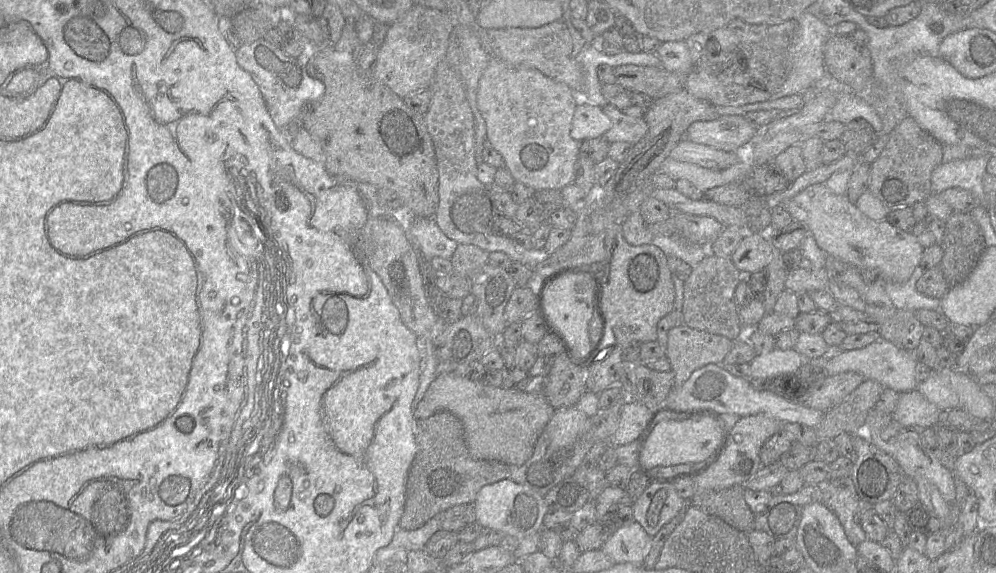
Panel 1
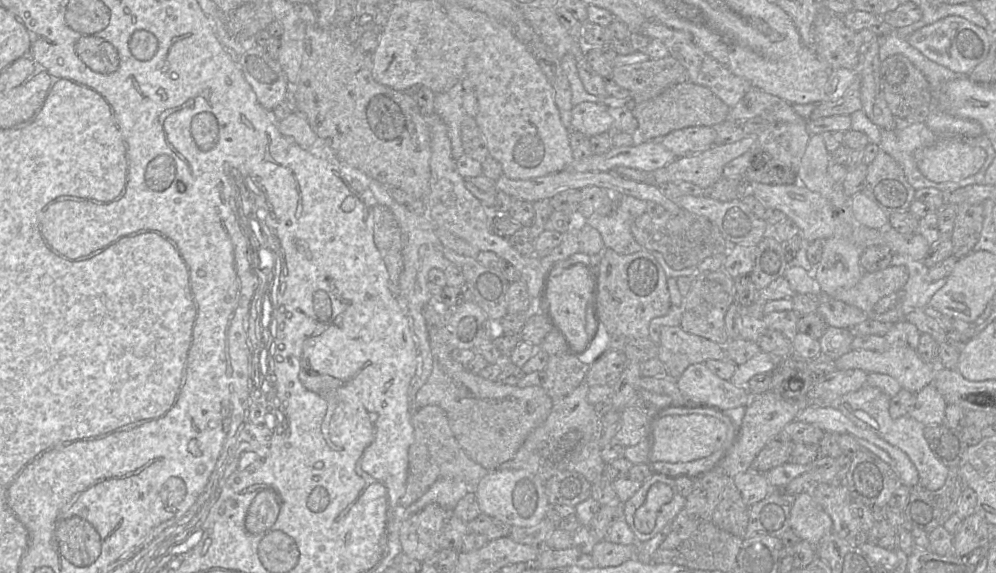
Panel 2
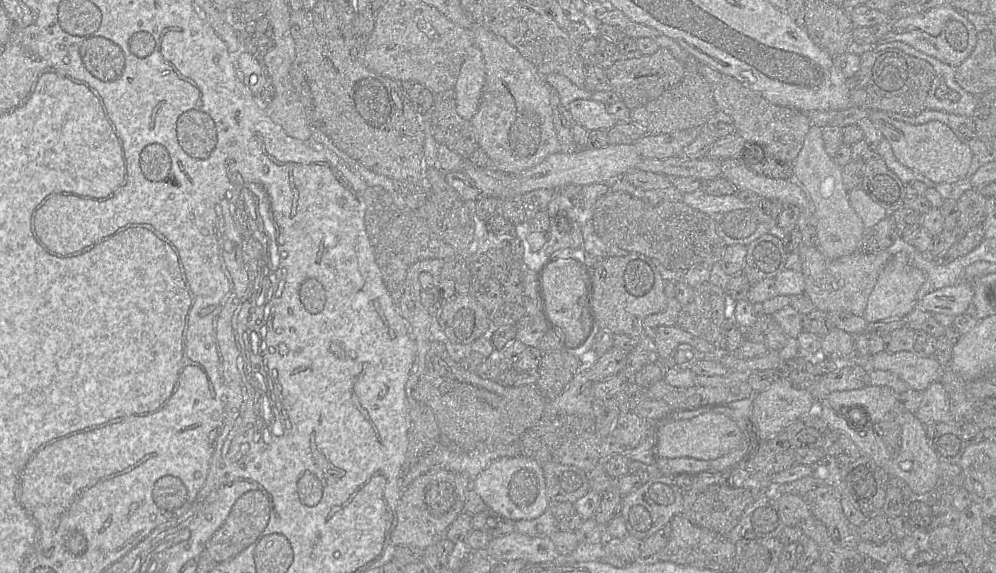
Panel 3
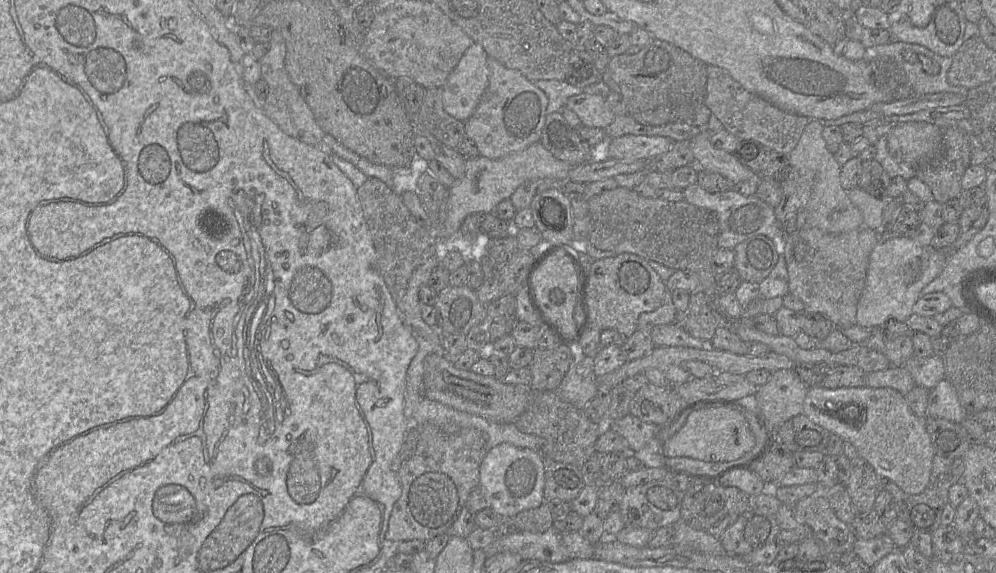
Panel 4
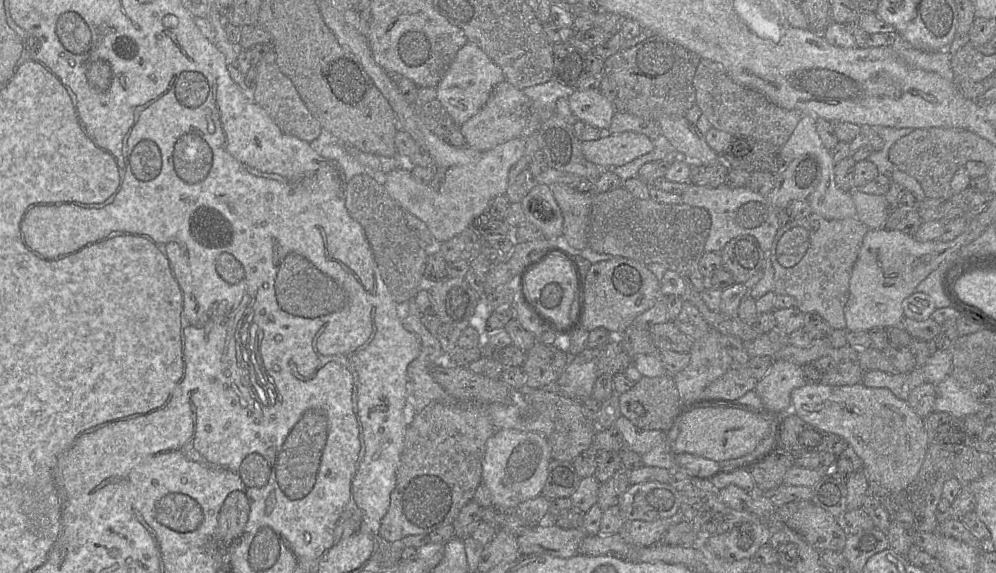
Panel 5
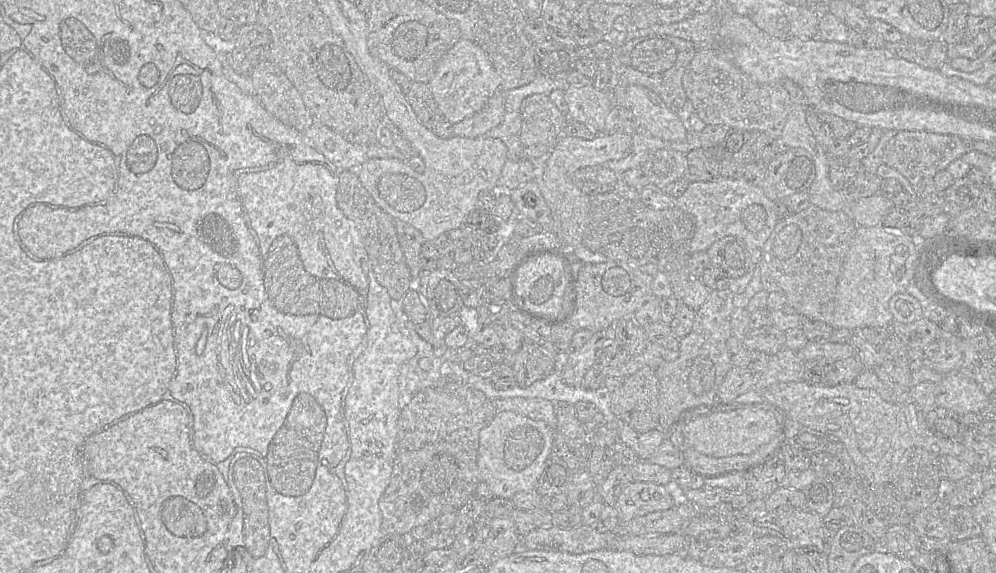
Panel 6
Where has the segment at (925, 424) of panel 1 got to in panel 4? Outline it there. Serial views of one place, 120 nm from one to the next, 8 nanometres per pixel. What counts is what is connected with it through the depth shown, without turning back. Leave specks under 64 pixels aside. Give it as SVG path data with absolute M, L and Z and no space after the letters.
M946 378L930 390L927 416L944 418L956 423L961 423L967 417L954 387Z

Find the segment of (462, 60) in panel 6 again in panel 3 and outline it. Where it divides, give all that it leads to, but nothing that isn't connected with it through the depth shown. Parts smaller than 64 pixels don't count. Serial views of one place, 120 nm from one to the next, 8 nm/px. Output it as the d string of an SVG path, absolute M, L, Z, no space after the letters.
M473 45L467 51L453 88L456 111L463 119L470 120L477 112L485 80L482 52Z

